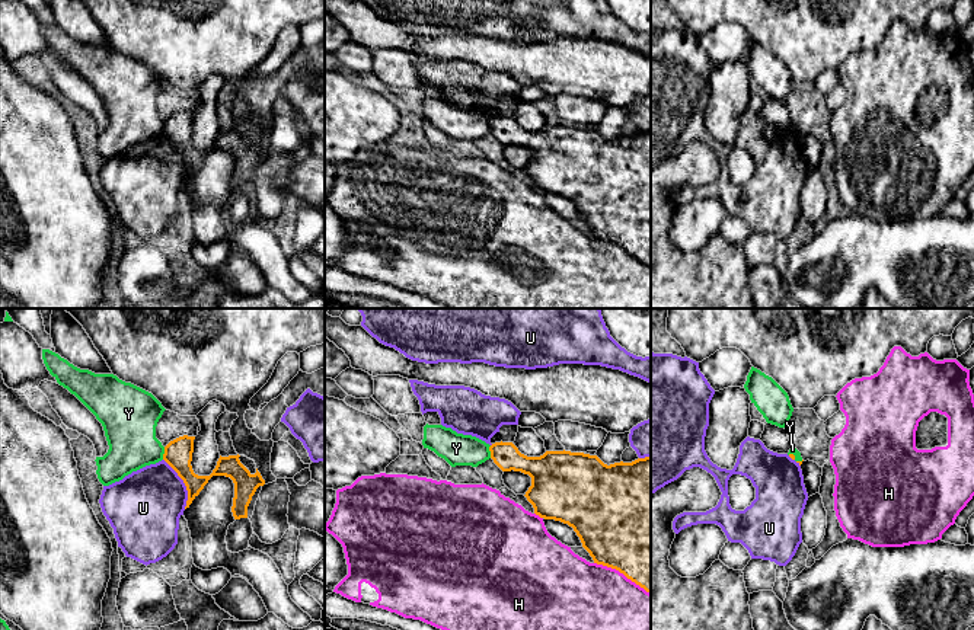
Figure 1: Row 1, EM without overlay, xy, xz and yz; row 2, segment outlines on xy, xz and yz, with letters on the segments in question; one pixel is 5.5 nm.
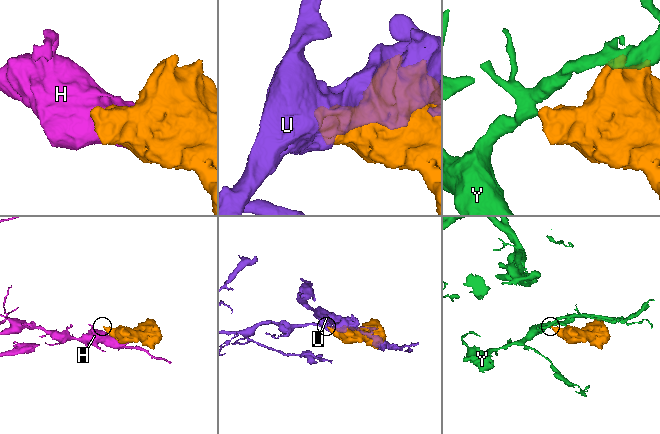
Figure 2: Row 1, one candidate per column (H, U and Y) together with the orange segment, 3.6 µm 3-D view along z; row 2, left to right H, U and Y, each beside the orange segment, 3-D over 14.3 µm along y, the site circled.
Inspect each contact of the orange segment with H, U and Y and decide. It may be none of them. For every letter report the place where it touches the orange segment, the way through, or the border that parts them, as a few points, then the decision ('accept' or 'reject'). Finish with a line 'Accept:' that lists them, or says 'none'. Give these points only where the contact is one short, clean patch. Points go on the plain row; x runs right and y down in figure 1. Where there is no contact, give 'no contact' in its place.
H: contact xz (622, 246); reject
U: contact xy (184, 156); reject
Y: contact xy (165, 127); border xy (165, 121), (162, 133); reject
Accept: none

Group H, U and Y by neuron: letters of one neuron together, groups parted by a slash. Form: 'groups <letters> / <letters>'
groups H / U / Y

